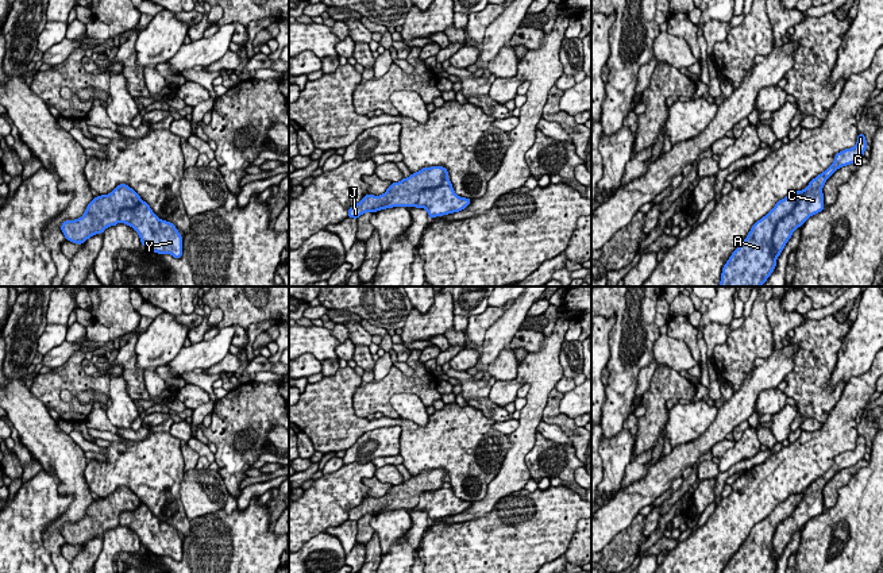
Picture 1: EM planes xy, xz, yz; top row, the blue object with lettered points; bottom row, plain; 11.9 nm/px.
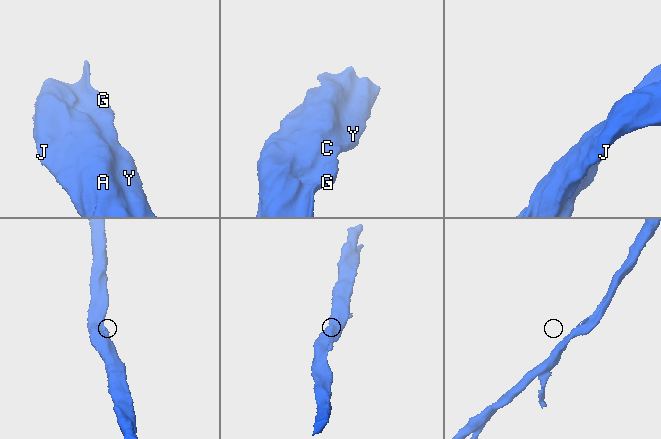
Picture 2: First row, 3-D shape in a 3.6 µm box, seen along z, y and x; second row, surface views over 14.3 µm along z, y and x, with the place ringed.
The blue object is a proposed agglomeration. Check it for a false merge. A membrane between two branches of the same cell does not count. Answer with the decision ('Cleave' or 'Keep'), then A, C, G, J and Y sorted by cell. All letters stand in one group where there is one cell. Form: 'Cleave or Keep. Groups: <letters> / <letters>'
Keep. Groups: A C G J Y

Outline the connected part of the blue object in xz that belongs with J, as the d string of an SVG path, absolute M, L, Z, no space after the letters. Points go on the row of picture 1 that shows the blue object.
M443 166L423 168L421 170L393 182L379 196L366 195L359 203L350 207L348 218L358 219L366 212L377 212L393 207L424 208L431 219L464 209L471 199L460 197L454 192Z

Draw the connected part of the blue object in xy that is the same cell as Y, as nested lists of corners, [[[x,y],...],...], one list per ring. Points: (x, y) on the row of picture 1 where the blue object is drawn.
[[[120,184],[111,193],[93,197],[85,214],[74,220],[65,220],[61,230],[65,238],[82,245],[105,228],[124,223],[132,227],[140,238],[142,246],[158,254],[182,257],[182,235],[170,222],[161,220],[128,185]]]

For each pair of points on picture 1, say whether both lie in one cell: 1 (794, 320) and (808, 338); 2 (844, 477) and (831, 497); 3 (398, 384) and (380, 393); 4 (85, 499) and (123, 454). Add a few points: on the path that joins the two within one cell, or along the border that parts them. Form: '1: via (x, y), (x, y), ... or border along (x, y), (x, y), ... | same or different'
1: border along (804, 323), (794, 330) | different
2: via (839, 483), (831, 492) | same
3: via (394, 384), (384, 389) | same
4: border along (88, 460), (84, 468), (84, 480), (91, 489) | different

